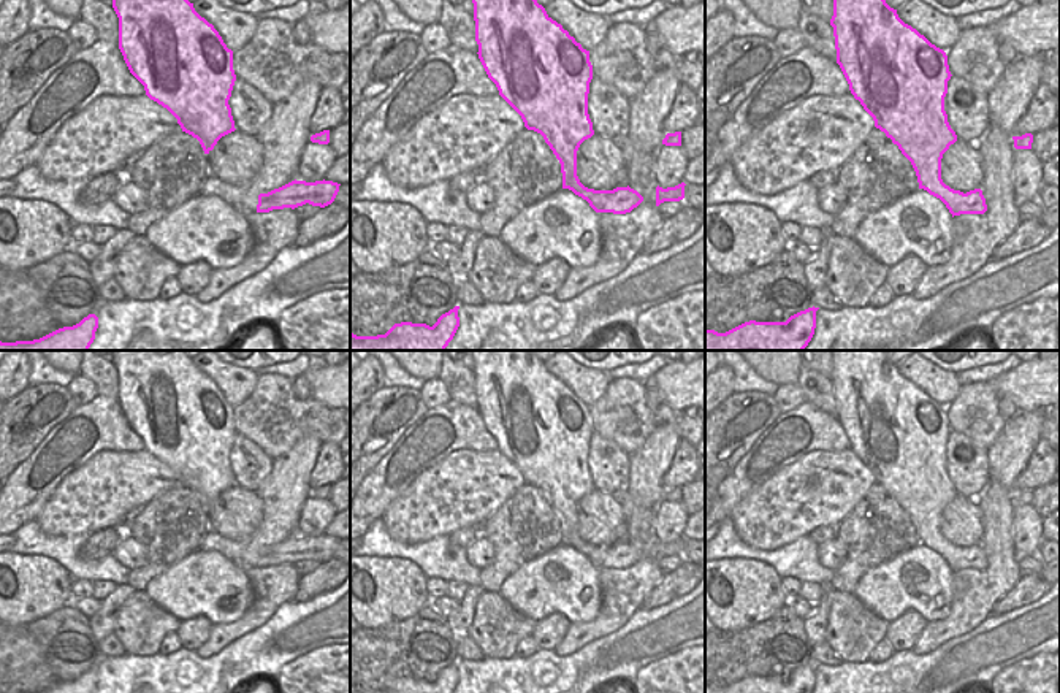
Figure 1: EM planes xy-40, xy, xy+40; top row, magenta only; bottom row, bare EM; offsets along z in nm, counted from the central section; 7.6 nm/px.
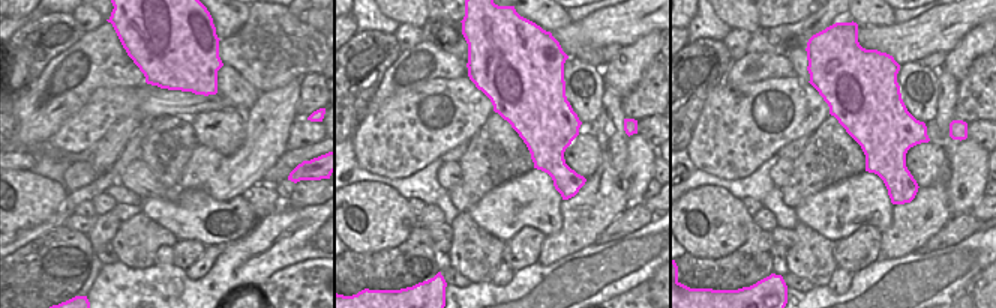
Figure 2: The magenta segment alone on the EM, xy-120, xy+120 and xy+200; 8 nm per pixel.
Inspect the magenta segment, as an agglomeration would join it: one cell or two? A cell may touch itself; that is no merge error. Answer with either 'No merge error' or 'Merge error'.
No merge error

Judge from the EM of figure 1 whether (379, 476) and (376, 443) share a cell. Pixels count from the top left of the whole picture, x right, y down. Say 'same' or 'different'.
different

